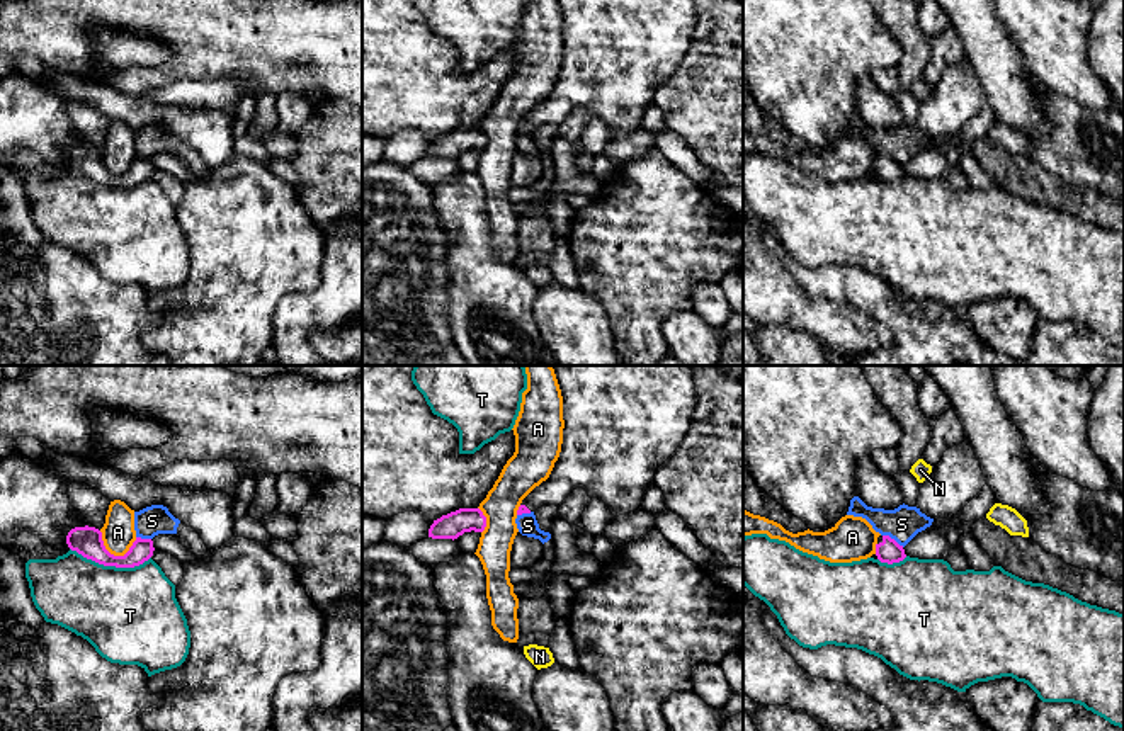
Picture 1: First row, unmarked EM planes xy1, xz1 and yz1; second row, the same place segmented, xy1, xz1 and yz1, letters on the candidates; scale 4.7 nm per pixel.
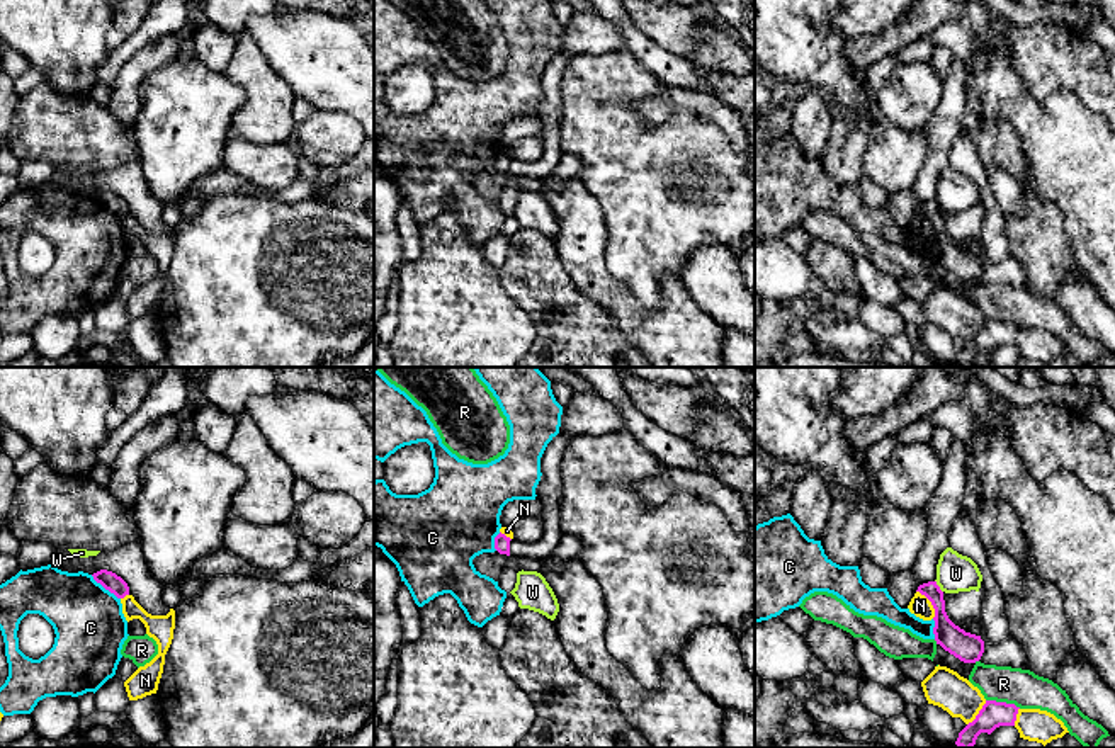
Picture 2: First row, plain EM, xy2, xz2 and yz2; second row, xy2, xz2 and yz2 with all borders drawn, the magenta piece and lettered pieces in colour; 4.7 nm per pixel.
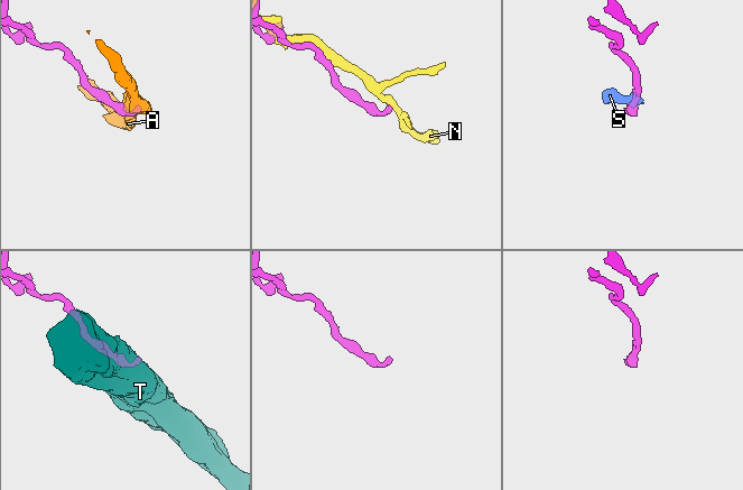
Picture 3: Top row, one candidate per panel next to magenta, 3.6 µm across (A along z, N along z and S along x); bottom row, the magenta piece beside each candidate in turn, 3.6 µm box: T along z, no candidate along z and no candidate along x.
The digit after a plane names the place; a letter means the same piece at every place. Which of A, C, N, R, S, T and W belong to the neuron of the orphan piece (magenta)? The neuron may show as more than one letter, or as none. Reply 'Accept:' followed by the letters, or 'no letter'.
Accept: no letter

